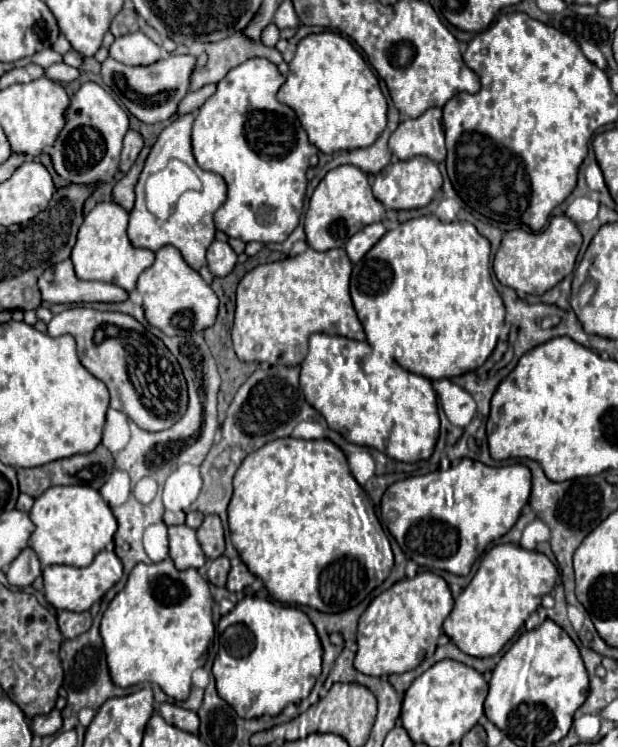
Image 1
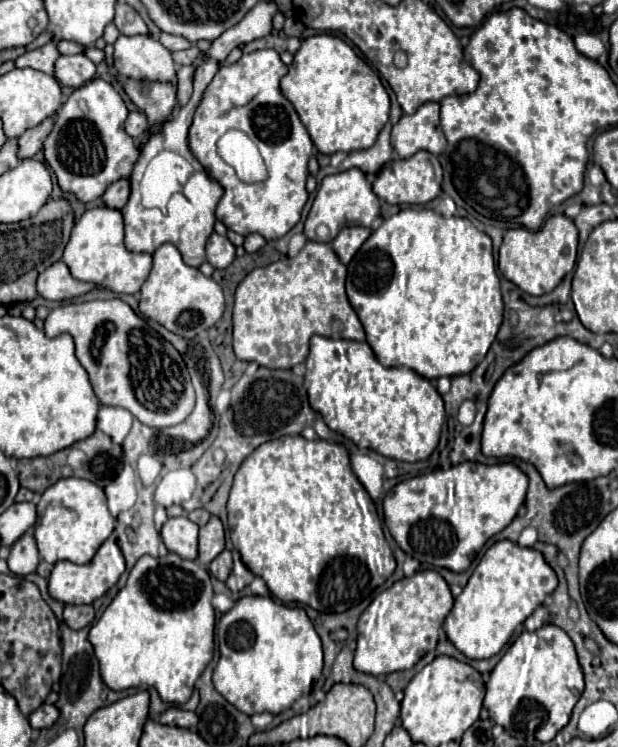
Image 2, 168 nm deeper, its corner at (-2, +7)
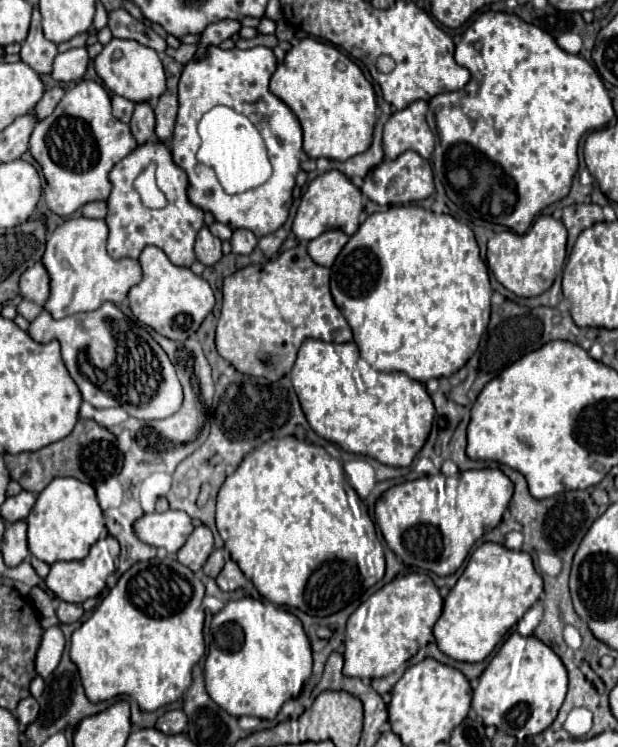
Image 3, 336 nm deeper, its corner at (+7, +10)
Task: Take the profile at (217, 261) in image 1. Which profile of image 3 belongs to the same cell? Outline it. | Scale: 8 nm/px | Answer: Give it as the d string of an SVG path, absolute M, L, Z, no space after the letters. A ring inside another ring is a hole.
M203 227L195 241L195 255L203 265L215 265L221 259L221 241Z

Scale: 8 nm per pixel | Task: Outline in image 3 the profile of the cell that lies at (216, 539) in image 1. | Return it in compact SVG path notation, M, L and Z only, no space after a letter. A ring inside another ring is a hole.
M199 525L189 535L187 543L179 549L177 559L185 567L189 567L193 571L199 571L203 567L203 563L207 561L207 557L211 555L211 551L213 551L213 533L207 525Z

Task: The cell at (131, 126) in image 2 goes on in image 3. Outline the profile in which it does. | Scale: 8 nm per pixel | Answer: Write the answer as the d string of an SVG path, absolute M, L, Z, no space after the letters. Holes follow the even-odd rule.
M115 95L111 101L113 101L113 117L117 117L123 123L129 123L133 109L135 109L135 103L125 97L119 97L119 95Z

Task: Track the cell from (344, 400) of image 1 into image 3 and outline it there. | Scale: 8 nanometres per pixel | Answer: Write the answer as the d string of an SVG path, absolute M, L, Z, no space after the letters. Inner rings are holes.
M319 339L303 341L291 371L291 381L311 429L319 437L339 443L349 453L367 455L393 467L407 467L411 465L411 461L415 459L415 455L421 451L421 447L429 437L435 407L427 393L425 386L427 381L419 383L405 373L375 371L361 359L355 343L325 343Z

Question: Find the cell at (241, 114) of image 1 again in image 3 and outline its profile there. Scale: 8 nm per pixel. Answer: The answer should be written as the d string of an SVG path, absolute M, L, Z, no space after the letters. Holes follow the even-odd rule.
M209 47L209 53L203 61L195 63L189 61L183 69L183 75L179 79L179 115L177 115L177 123L175 123L175 131L171 137L171 153L173 159L179 167L183 167L189 175L189 201L197 207L201 207L203 211L213 213L215 221L225 223L231 229L249 229L253 231L257 237L269 235L273 231L277 231L289 217L289 207L293 203L293 187L295 187L295 175L299 171L299 157L303 153L303 141L301 141L301 125L297 121L297 117L293 115L293 111L277 97L271 93L269 89L269 79L277 69L277 59L273 55L273 51L269 47L253 47L253 49L231 49L231 51L223 51L221 47ZM213 105L229 105L233 111L249 117L259 133L263 135L265 141L265 149L269 155L269 161L273 165L273 175L269 177L269 181L265 181L263 185L249 189L245 193L239 195L229 195L223 191L223 187L217 181L217 175L213 173L213 169L209 169L207 165L201 165L195 157L197 153L197 121L201 121L201 113L207 113L209 109L213 109Z

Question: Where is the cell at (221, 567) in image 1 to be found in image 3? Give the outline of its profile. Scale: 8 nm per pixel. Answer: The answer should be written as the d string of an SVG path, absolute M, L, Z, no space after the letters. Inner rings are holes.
M215 549L215 551L209 555L207 563L203 565L203 571L205 571L205 575L209 575L209 577L215 579L221 569L223 569L223 553L221 553L221 549Z

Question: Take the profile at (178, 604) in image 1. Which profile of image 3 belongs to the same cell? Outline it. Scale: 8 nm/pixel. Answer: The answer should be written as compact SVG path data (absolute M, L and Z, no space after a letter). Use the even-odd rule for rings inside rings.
M175 557L139 561L127 569L93 615L73 633L71 657L79 667L89 701L105 701L115 695L131 695L143 711L155 711L177 701L191 685L191 671L205 653L203 643L203 595L205 587L191 569Z

